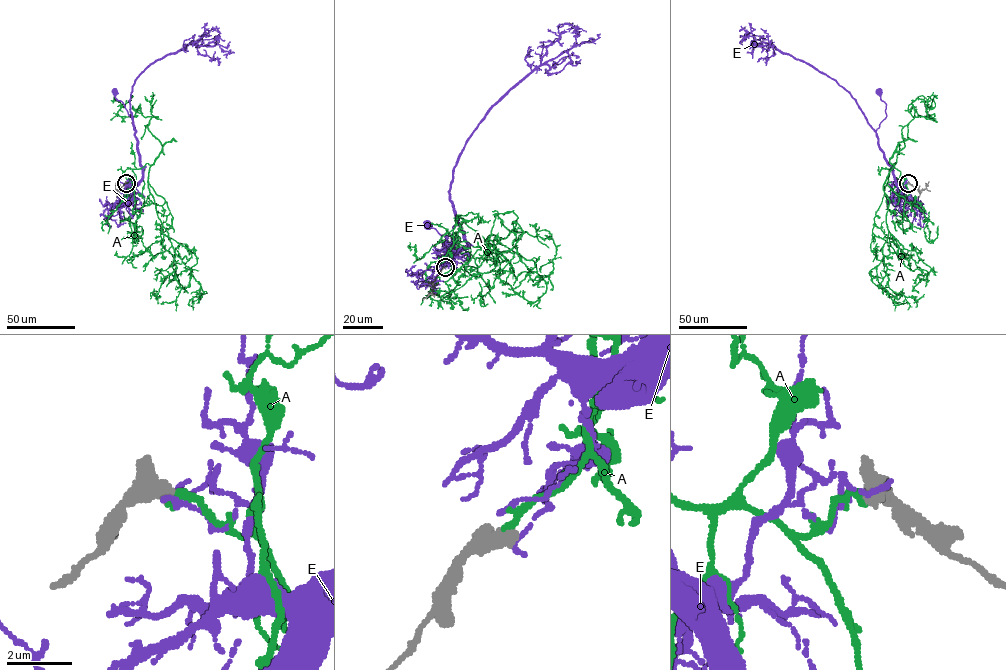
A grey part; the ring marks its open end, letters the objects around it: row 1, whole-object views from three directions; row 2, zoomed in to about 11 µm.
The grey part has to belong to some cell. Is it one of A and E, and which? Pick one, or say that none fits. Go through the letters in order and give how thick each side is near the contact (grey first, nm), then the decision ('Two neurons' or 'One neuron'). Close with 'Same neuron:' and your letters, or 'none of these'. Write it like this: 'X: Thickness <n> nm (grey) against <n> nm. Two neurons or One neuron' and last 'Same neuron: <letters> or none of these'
A: Thickness 600 nm (grey) against 220 nm. One neuron
E: Thickness 550 nm (grey) against 150 nm. Two neurons
Same neuron: A

